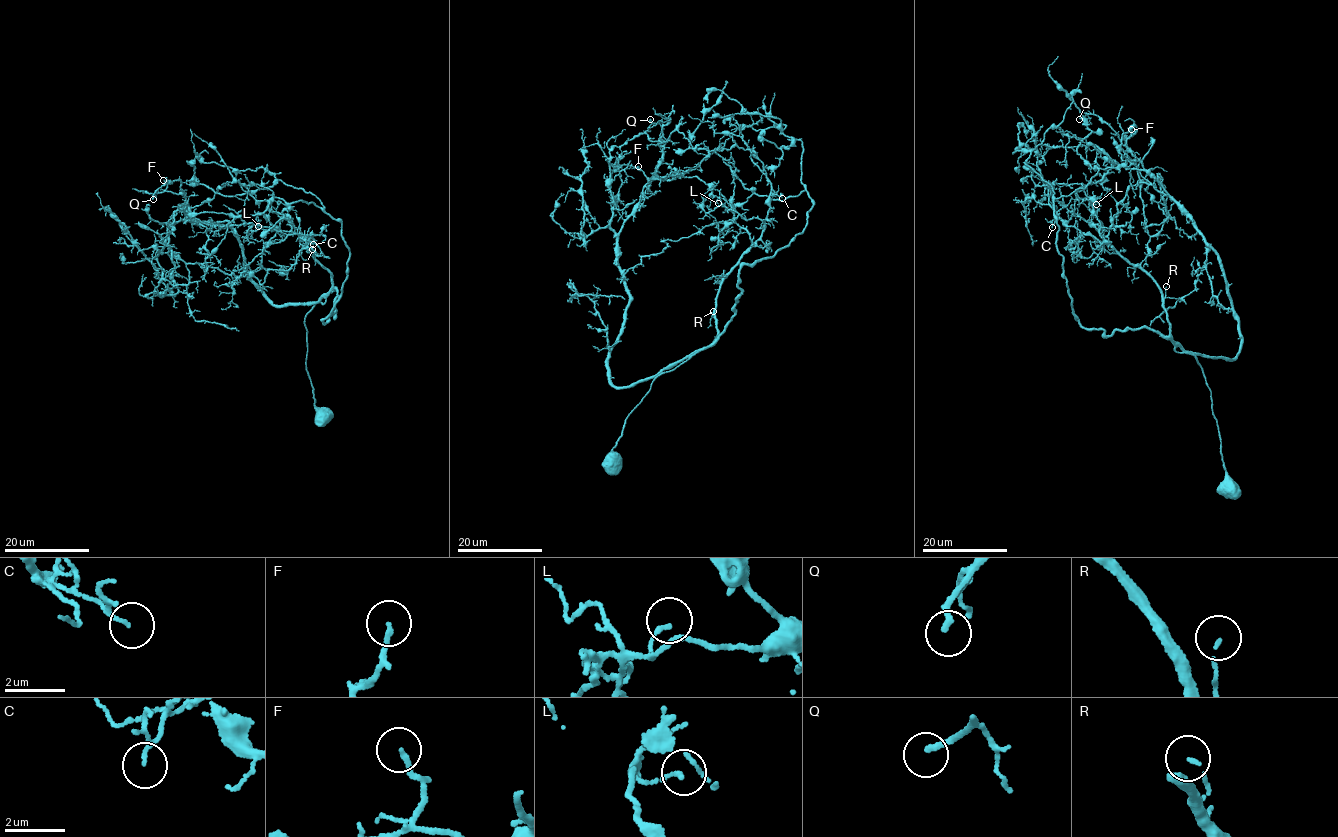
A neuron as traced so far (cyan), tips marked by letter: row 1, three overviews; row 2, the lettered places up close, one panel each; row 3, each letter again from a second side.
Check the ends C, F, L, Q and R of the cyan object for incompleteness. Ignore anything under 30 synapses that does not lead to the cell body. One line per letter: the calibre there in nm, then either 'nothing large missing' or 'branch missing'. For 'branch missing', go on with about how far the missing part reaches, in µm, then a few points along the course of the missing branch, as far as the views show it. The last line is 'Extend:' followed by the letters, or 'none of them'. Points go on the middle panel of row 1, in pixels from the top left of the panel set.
C: 100 nm | nothing large missing
F: 160 nm | nothing large missing
L: 130 nm | nothing large missing
Q: 170 nm | branch missing | 15 µm | (650, 119), (632, 107), (616, 102), (613, 95)
R: 80 nm | nothing large missing
Extend: Q

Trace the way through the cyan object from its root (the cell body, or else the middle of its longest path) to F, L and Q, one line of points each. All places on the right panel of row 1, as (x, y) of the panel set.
F: (1229, 491), (1211, 389), (1194, 354), (1234, 358), (1241, 340), (1235, 313), (1218, 257), (1129, 151), (1131, 129)
L: (1229, 491), (1202, 368), (1170, 336), (1155, 282), (1101, 237), (1101, 226), (1089, 207), (1096, 204)
Q: (1229, 491), (1211, 389), (1194, 354), (1231, 359), (1238, 352), (1222, 265), (1107, 123), (1088, 113), (1079, 119)

